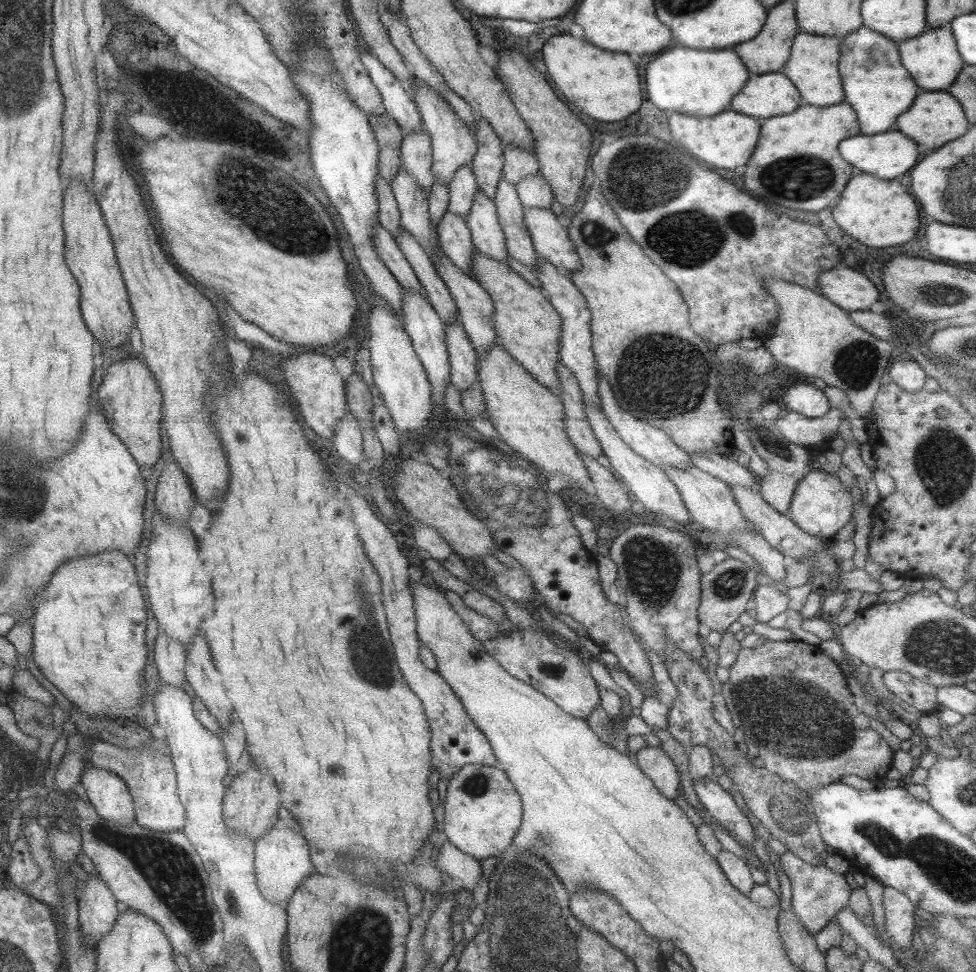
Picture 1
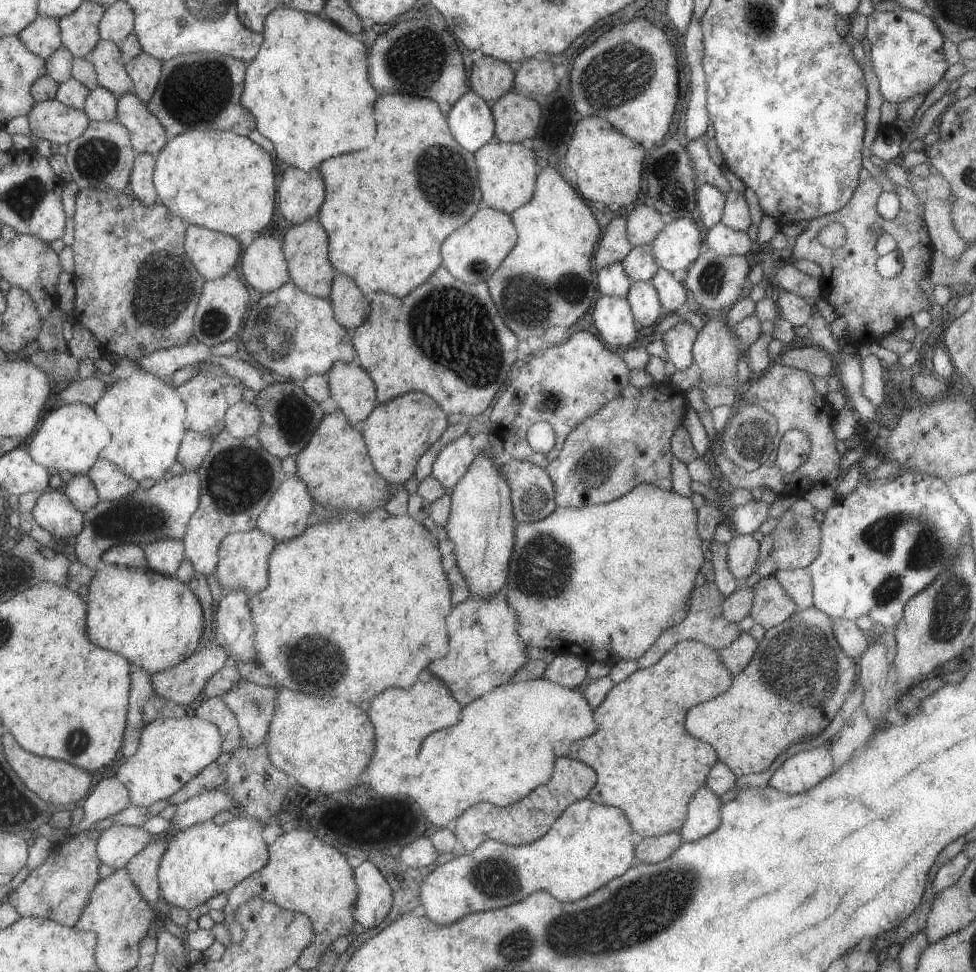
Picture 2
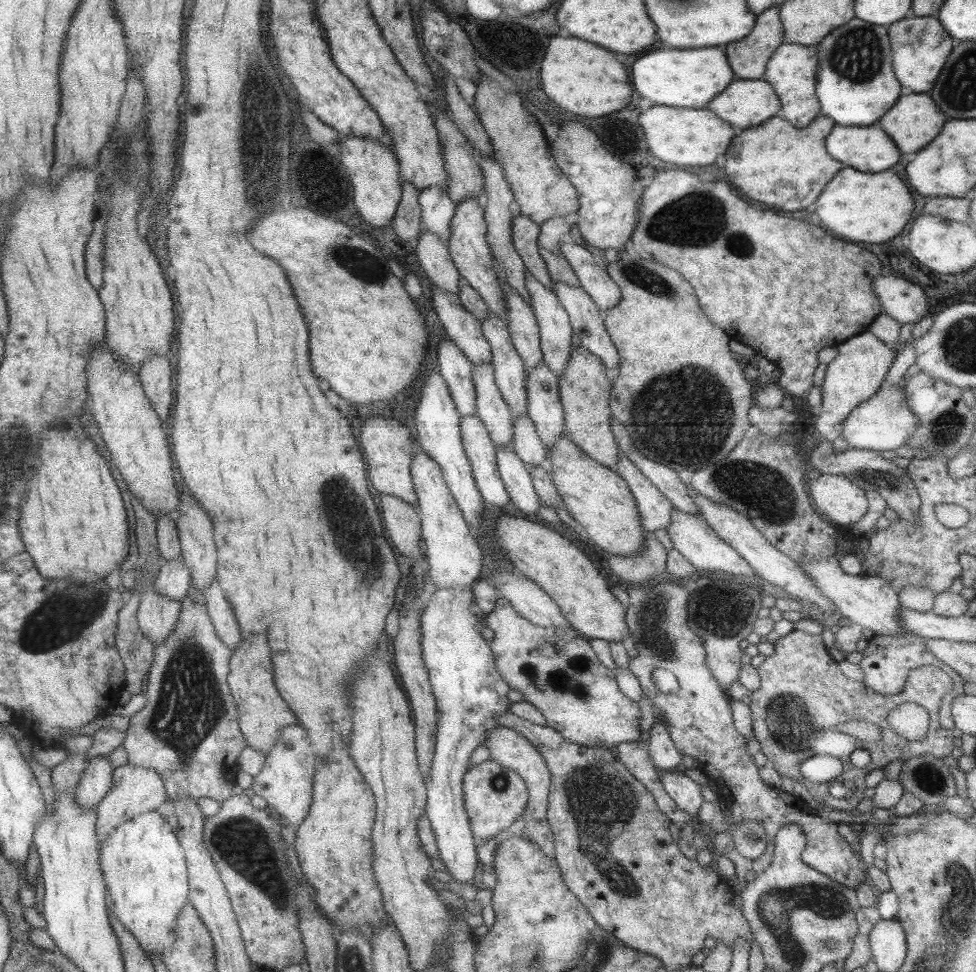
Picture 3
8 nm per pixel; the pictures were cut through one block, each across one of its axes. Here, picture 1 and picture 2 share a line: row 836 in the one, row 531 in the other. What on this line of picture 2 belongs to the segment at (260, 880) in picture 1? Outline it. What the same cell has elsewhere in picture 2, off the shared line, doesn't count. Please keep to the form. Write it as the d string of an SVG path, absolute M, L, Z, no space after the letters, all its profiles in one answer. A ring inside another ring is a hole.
M287 475L287 478L280 482L275 494L263 509L263 512L256 518L255 529L263 531L266 535L274 538L274 541L280 543L295 537L298 537L307 526L307 518L313 512L314 502L307 492L306 486L299 480L299 477Z

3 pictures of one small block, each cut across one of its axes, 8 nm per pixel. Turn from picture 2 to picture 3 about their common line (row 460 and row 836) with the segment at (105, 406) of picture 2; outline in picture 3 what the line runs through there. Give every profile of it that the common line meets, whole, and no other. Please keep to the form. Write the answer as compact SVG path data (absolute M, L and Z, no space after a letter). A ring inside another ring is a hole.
M157 810L144 812L128 818L123 824L108 832L108 837L99 843L99 864L104 883L113 900L112 912L123 926L135 937L146 956L162 956L172 949L172 938L177 915L188 902L188 874L181 846L171 827L163 821Z

